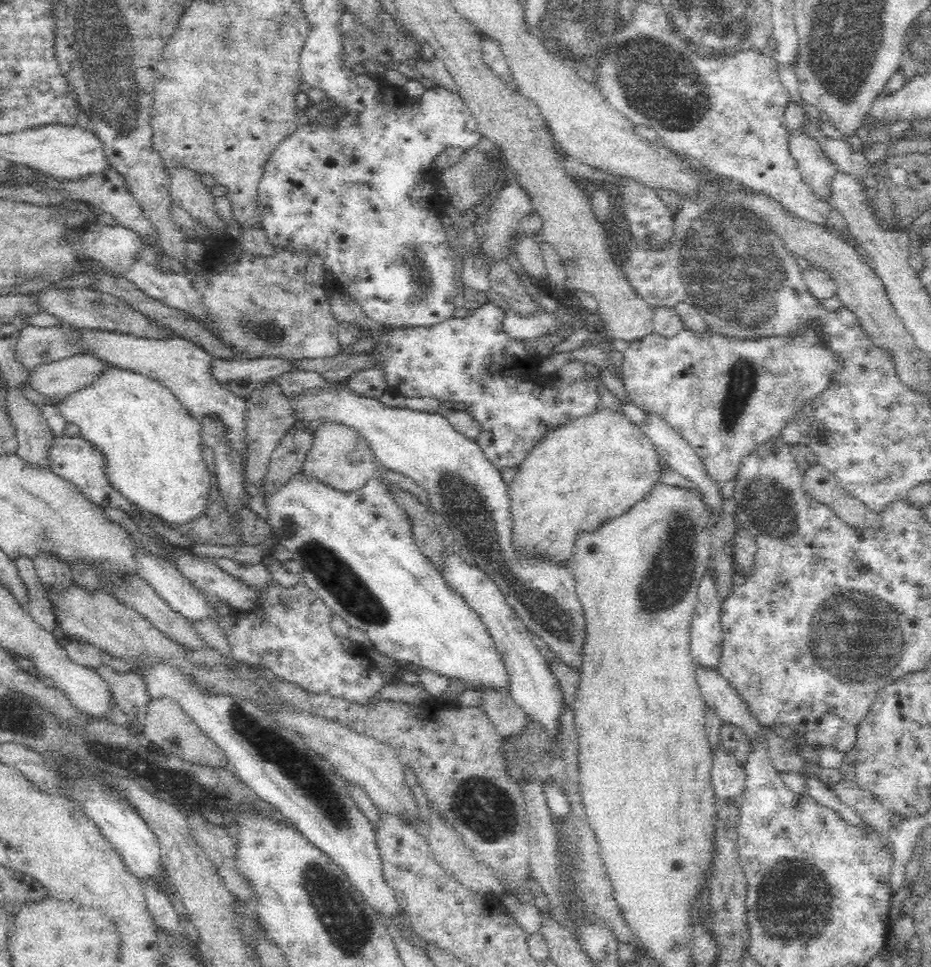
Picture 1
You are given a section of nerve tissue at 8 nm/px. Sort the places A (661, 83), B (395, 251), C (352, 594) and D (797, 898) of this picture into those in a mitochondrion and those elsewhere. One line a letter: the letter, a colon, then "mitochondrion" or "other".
A: mitochondrion
B: mitochondrion
C: mitochondrion
D: mitochondrion

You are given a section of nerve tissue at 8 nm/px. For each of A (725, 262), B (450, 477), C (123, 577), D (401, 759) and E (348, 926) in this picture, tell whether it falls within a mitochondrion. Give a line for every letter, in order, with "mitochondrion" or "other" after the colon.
A: mitochondrion
B: mitochondrion
C: other
D: other
E: mitochondrion

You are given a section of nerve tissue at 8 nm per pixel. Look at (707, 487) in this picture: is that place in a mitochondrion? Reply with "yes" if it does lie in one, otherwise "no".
no

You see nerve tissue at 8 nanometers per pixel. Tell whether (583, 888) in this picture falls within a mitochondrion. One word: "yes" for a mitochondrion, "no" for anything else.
yes

